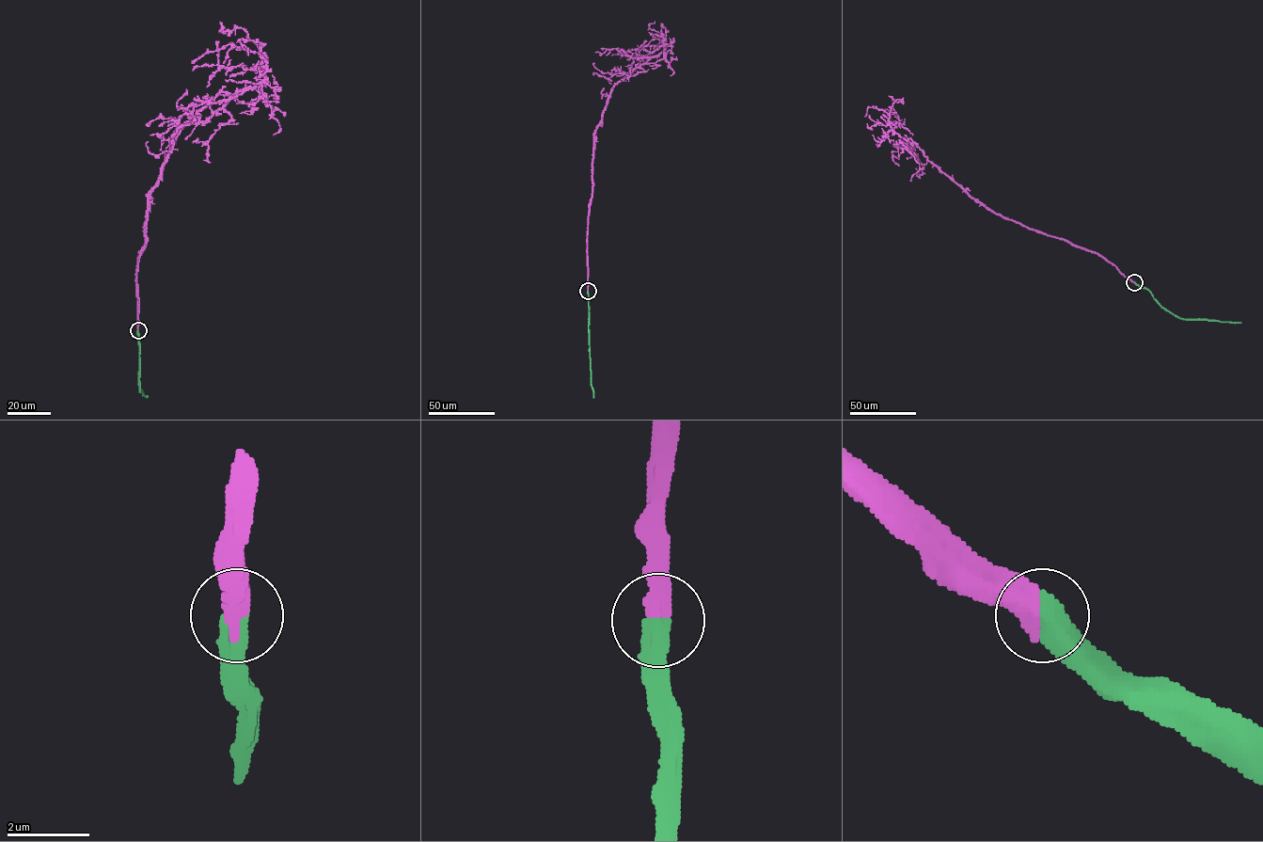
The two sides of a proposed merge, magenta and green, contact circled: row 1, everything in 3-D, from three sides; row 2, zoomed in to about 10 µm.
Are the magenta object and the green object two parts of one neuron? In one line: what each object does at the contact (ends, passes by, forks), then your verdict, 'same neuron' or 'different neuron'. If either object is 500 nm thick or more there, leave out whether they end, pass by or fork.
same neuron

